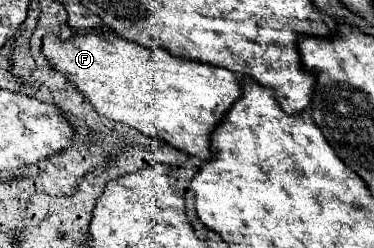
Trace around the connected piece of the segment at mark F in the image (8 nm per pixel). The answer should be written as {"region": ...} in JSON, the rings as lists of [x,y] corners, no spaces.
{"region":[[[48,32],[42,40],[42,54],[54,66],[54,70],[62,72],[88,98],[98,114],[116,122],[124,122],[146,136],[162,136],[174,148],[200,160],[210,158],[210,134],[242,92],[240,78],[226,68],[176,58],[170,52],[140,46],[116,36],[114,32],[78,32],[72,34],[68,40],[62,40],[58,34]]]}

